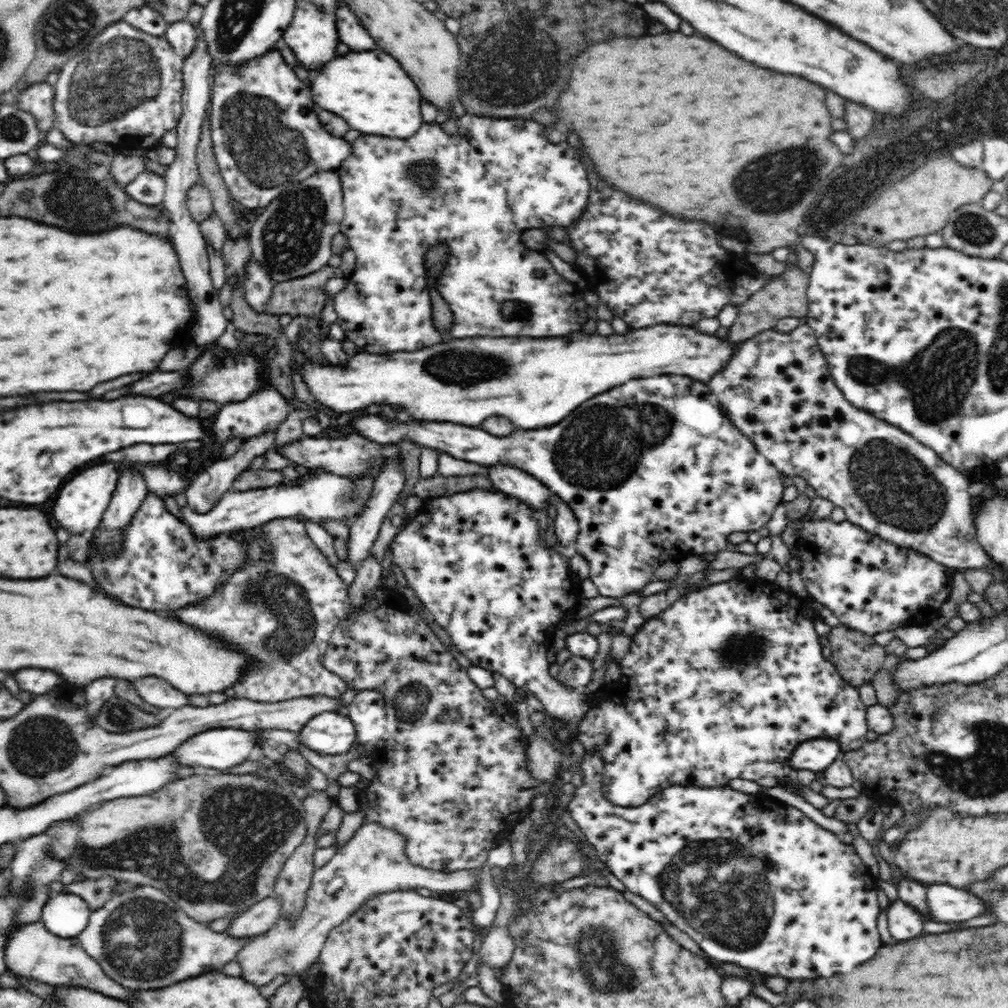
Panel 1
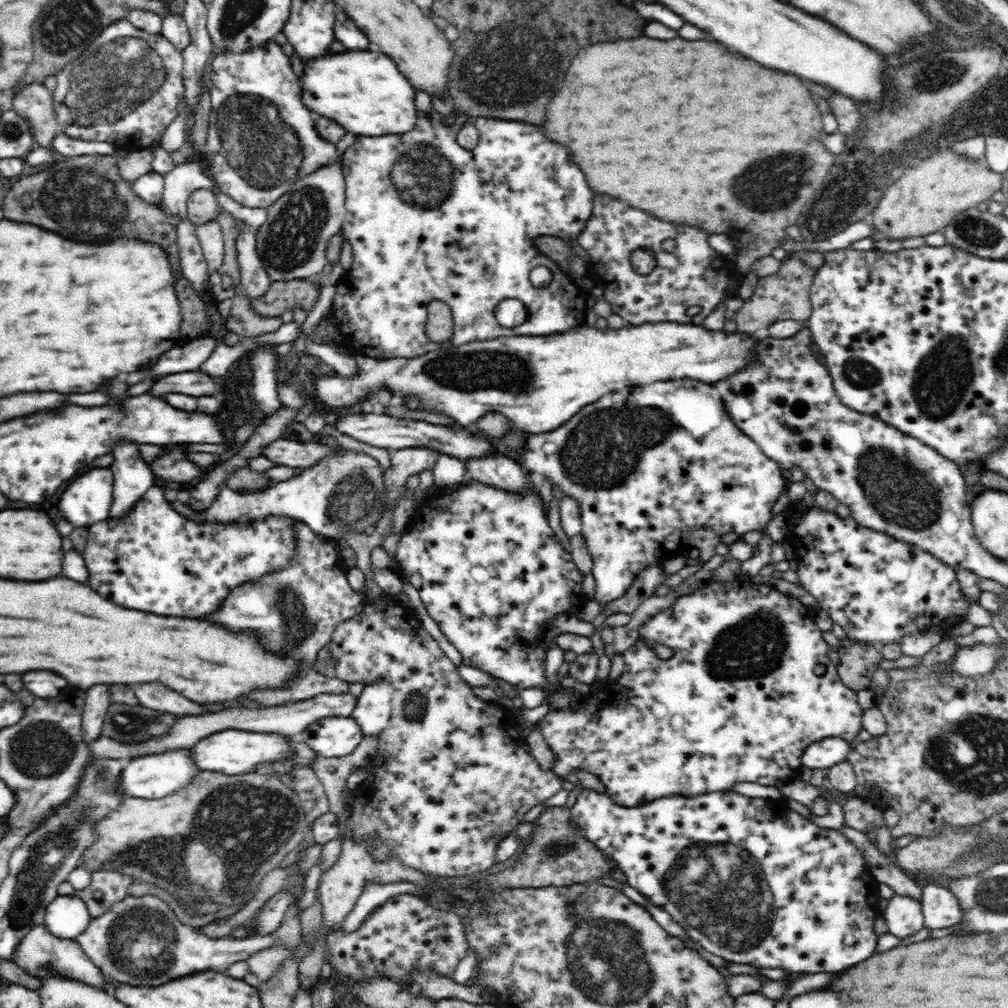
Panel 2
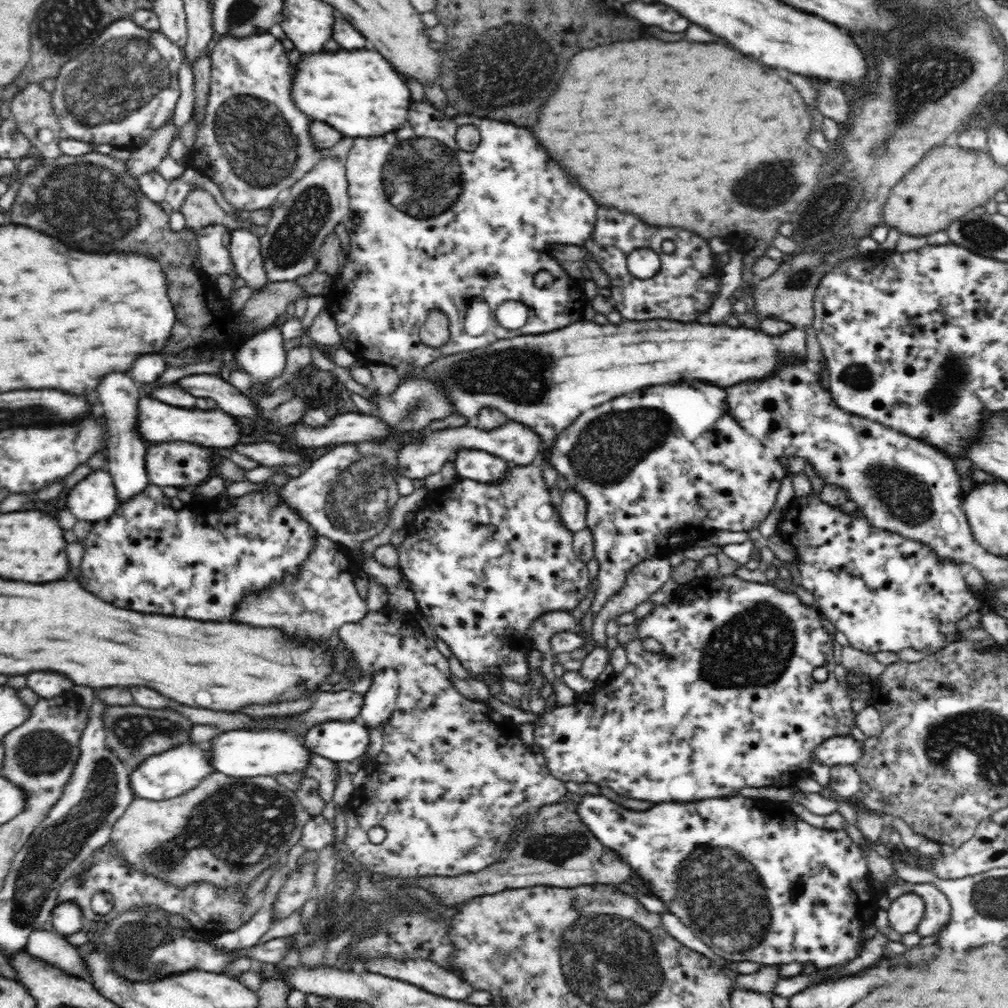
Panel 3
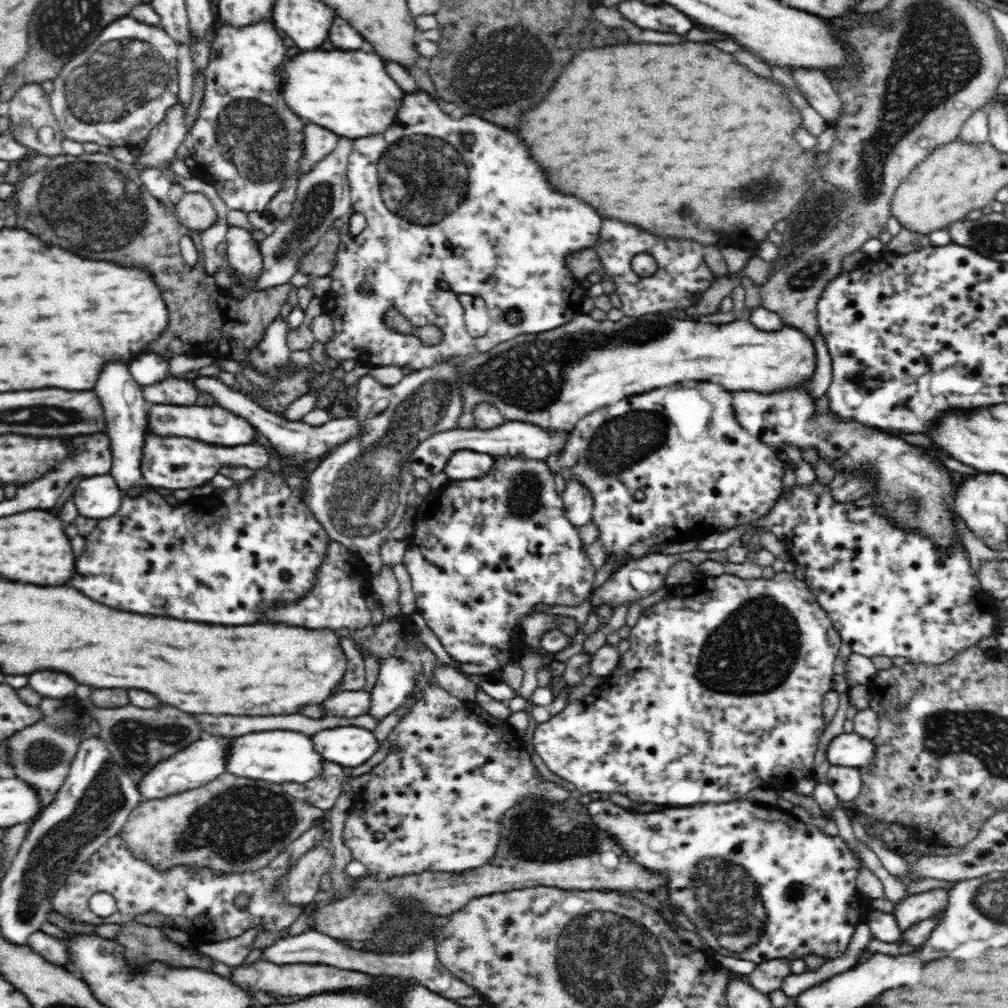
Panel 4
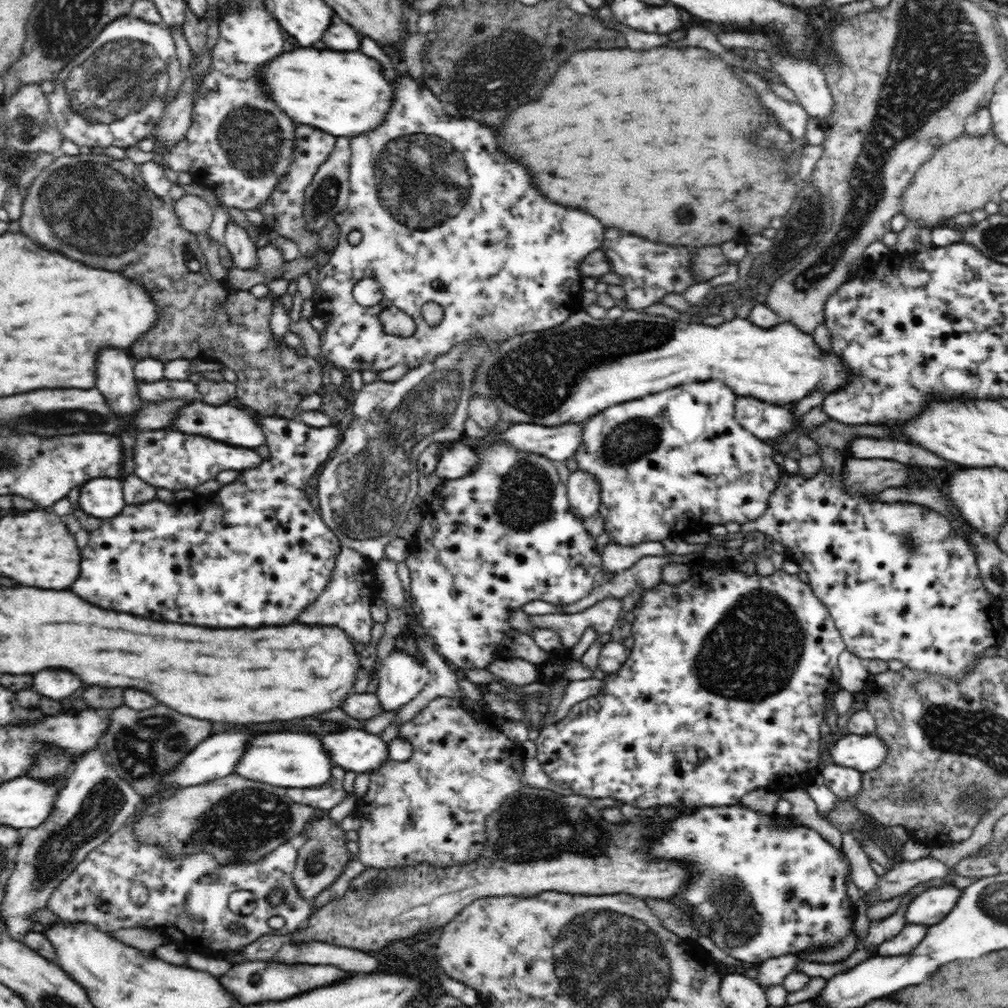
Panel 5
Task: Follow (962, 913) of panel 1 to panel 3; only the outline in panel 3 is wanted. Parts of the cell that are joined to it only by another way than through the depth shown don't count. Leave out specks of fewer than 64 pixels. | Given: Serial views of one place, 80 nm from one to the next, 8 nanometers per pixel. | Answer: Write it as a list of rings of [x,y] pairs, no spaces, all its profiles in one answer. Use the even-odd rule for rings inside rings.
[[[890,881],[884,884],[884,892],[889,899],[896,900],[902,894],[914,893],[924,899],[924,916],[921,918],[915,932],[926,938],[932,936],[949,921],[951,915],[951,906],[948,897],[938,890],[932,883],[910,883],[902,881]]]

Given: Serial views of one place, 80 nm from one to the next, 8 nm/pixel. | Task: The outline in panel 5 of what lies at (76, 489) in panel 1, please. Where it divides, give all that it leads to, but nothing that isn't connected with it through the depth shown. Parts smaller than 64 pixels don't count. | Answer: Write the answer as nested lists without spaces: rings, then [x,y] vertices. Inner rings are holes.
[[[112,477],[92,478],[81,485],[80,509],[101,519],[118,516],[125,506],[122,480]]]

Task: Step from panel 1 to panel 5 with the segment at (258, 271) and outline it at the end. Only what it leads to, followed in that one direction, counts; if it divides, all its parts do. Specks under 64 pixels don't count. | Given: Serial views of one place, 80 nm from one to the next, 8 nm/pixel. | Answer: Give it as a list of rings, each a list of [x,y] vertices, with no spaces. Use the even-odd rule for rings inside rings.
[[[230,220],[226,223],[223,244],[228,248],[234,266],[244,270],[256,270],[259,260],[257,248],[252,243],[246,229]]]

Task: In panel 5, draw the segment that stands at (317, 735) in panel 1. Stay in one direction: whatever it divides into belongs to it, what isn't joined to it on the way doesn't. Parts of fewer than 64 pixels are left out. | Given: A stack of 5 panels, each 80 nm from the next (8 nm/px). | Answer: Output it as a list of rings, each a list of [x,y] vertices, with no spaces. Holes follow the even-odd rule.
[[[344,728],[320,737],[321,746],[335,766],[369,775],[390,759],[389,745],[364,729]]]

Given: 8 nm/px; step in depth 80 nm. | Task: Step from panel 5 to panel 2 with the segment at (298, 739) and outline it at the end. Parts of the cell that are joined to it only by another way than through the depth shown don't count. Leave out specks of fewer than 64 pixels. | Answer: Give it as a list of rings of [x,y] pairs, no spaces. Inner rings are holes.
[[[224,729],[220,732],[209,734],[208,738],[198,740],[189,749],[191,762],[202,771],[221,772],[228,776],[254,773],[258,764],[272,764],[278,760],[290,758],[292,750],[288,738],[278,733],[250,732],[244,729]]]

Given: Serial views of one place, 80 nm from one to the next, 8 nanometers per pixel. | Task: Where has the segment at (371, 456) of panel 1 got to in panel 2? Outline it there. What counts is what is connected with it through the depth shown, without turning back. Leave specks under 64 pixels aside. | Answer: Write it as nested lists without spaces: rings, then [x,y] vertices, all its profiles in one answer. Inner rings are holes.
[[[280,438],[268,443],[268,446],[261,448],[261,455],[268,460],[276,462],[280,466],[290,466],[290,468],[308,468],[324,460],[332,458],[334,450],[326,444],[316,444],[316,442],[292,442],[291,439]]]

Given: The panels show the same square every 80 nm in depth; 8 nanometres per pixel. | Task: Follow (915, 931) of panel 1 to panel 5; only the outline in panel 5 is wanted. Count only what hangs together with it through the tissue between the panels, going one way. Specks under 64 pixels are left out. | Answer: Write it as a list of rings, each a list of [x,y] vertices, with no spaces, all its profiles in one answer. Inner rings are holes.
[[[944,884],[916,895],[907,906],[906,924],[924,924],[928,927],[938,924],[948,912],[952,912],[960,890],[954,885]]]

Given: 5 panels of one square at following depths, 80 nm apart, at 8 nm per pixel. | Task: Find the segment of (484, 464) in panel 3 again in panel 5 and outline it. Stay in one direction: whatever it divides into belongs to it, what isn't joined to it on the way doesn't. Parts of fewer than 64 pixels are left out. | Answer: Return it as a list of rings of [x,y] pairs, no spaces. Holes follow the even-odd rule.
[[[452,443],[439,452],[435,473],[443,479],[459,479],[470,474],[479,461],[478,455],[462,443]]]

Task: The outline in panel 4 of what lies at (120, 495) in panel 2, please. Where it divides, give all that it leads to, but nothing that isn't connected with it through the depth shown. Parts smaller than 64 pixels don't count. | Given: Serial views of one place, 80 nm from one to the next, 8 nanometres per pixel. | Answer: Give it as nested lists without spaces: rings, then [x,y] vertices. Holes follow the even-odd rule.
[[[112,364],[104,376],[96,382],[96,394],[100,398],[100,406],[104,408],[106,420],[108,420],[109,450],[112,451],[112,468],[109,473],[116,479],[120,492],[125,492],[136,485],[145,483],[142,473],[143,446],[146,442],[146,418],[144,418],[144,396],[140,384],[132,378],[130,370],[124,368],[124,364]]]

